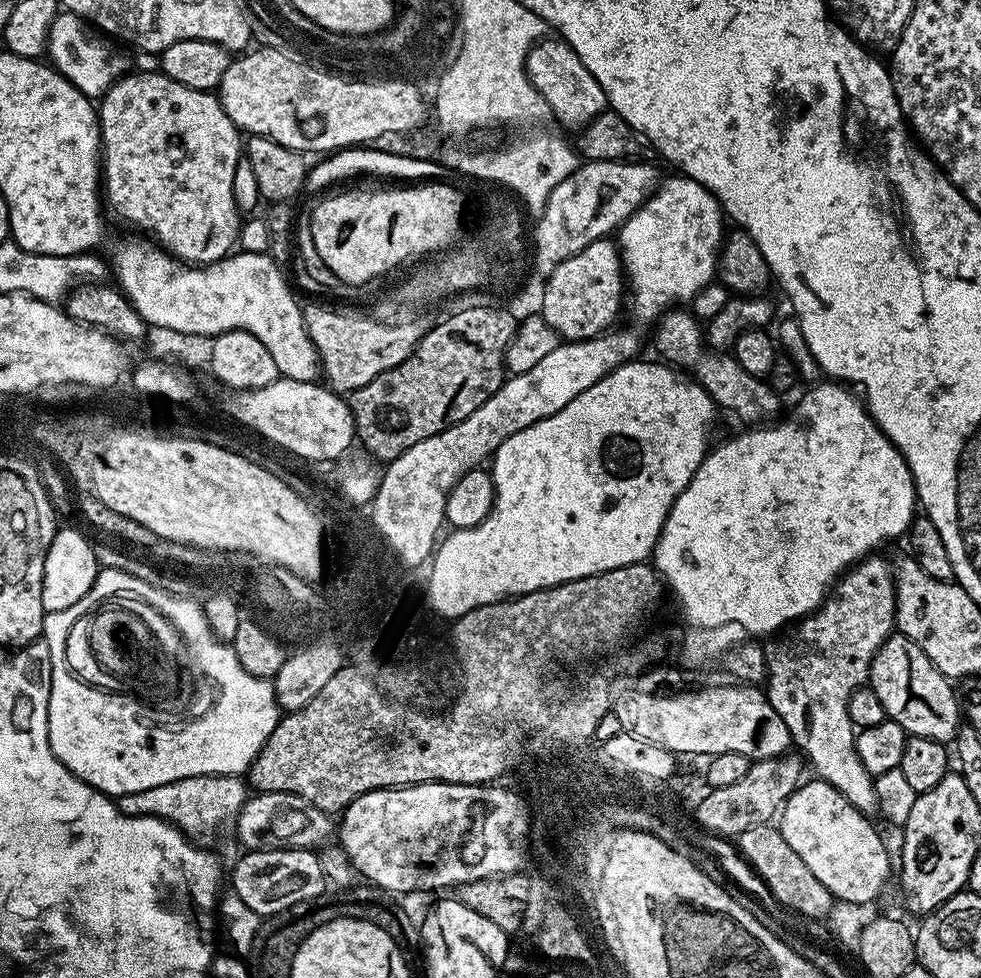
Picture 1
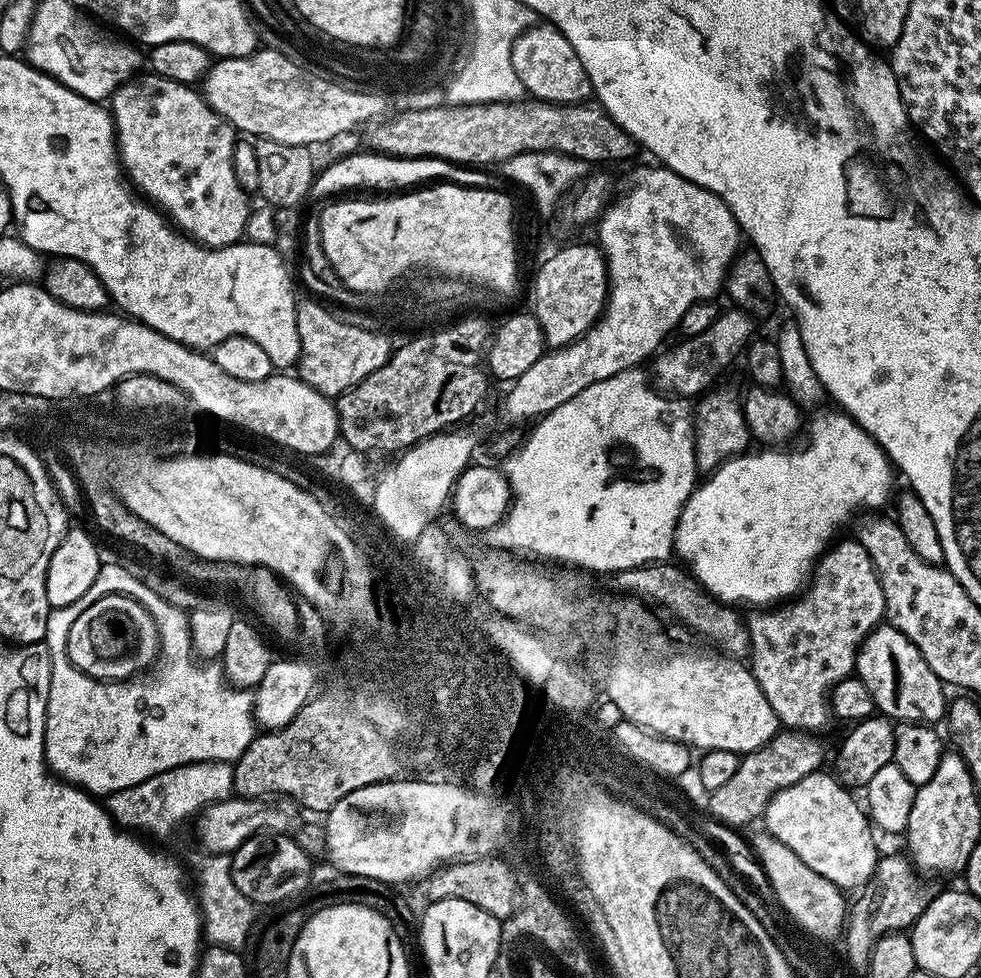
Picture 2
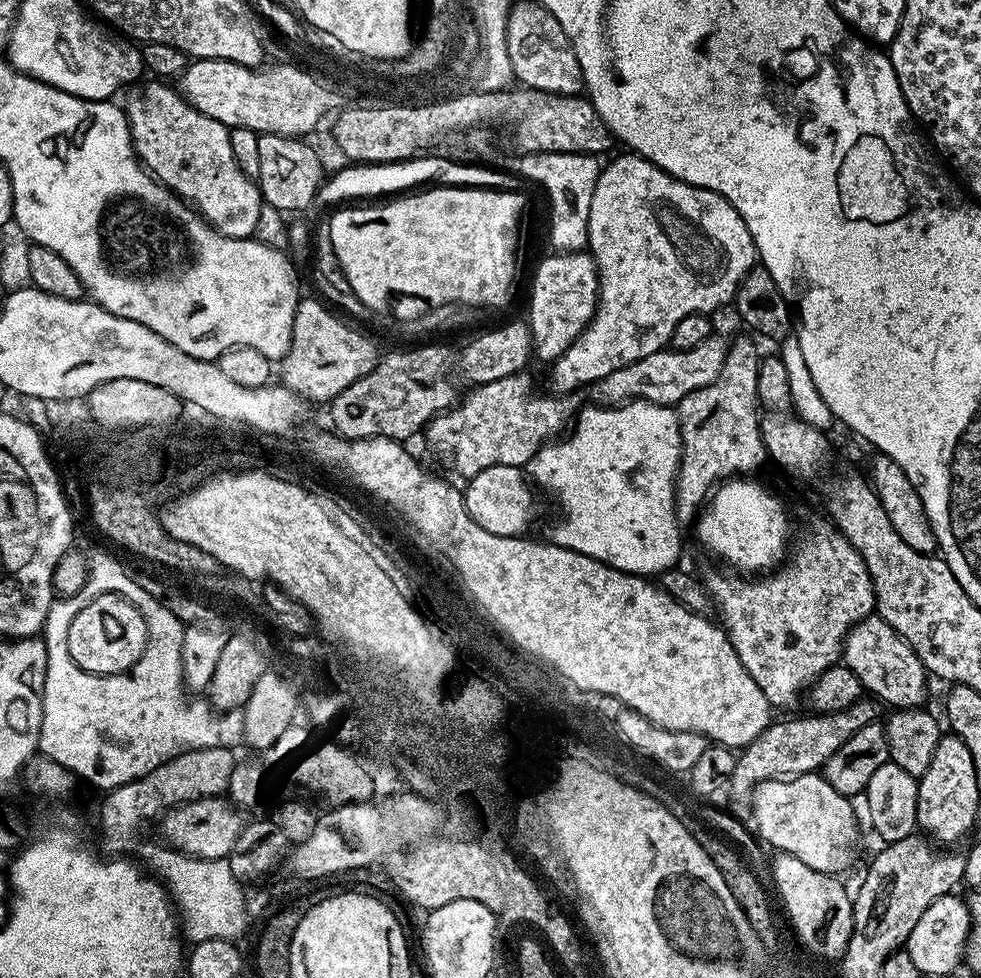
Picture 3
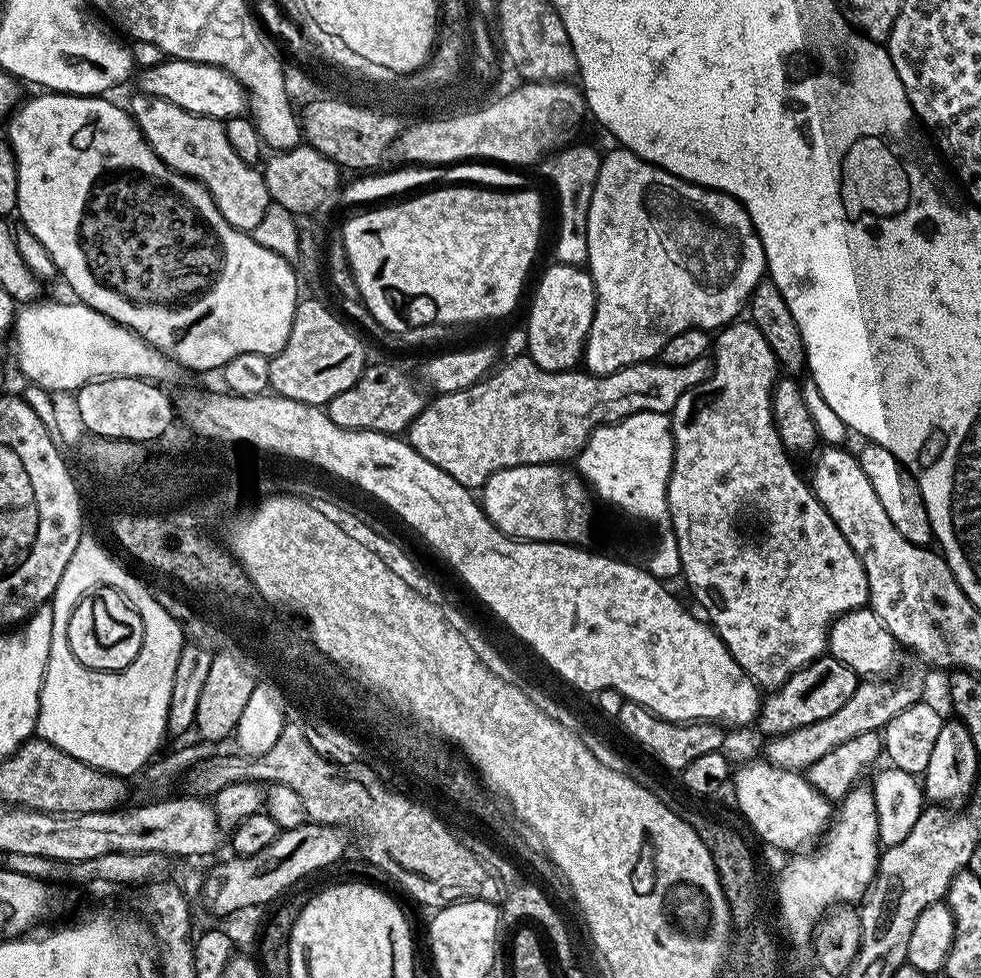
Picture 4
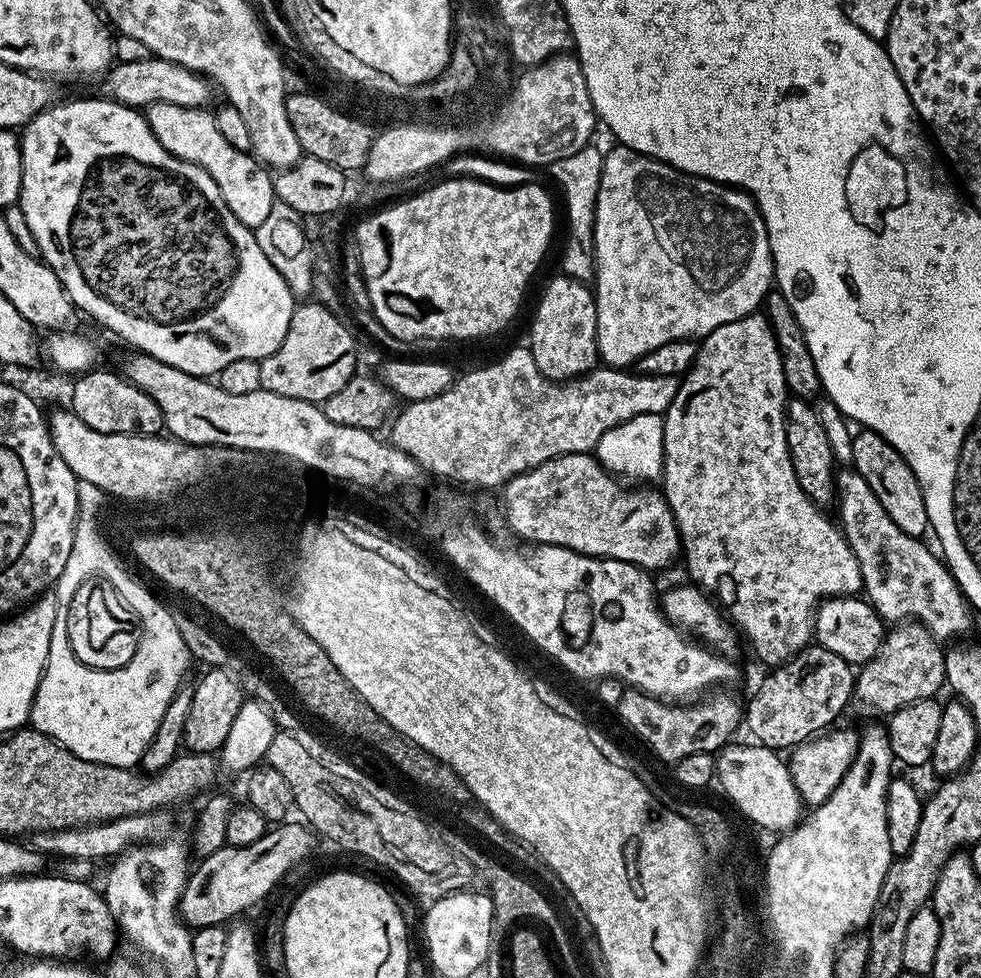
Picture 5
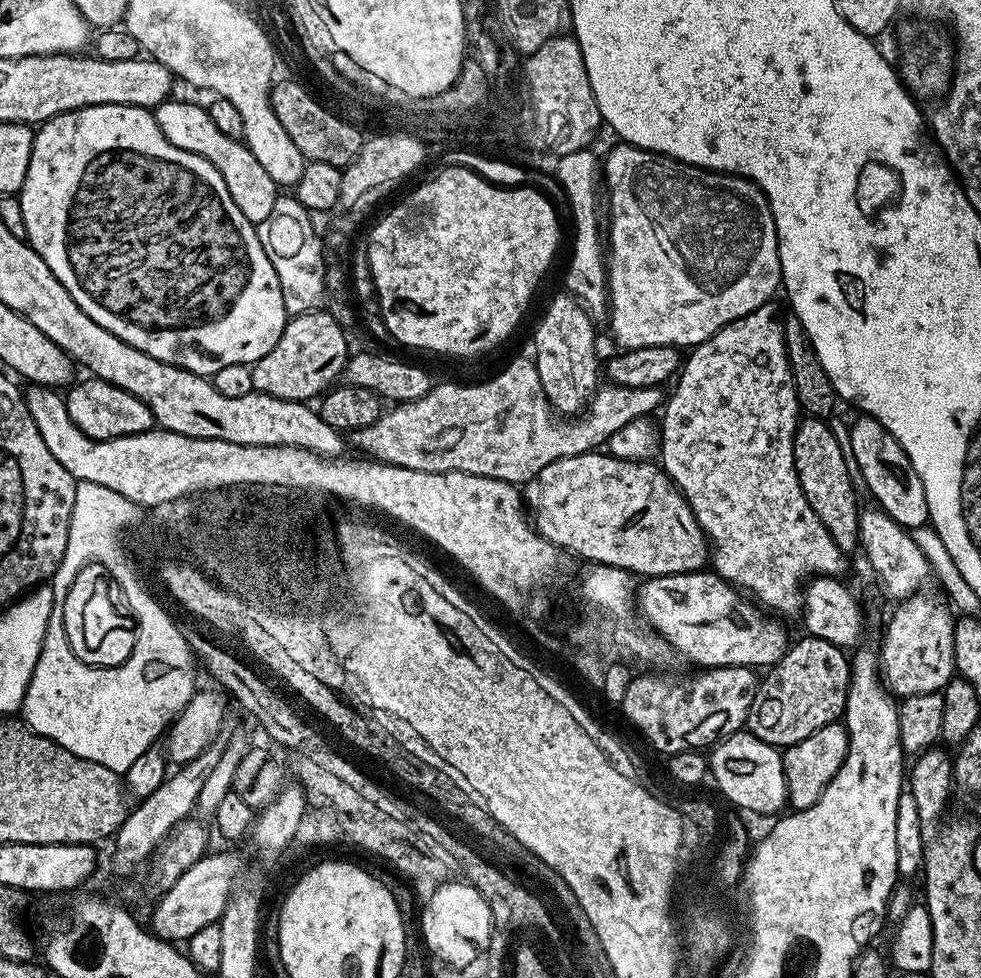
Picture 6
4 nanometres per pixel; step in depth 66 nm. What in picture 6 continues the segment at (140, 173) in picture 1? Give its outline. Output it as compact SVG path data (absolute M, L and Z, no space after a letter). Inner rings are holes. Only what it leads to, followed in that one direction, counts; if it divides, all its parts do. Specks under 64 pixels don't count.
M169 98L163 104L158 105L154 115L162 134L178 150L186 150L190 154L198 154L222 174L222 182L226 182L226 190L230 190L230 198L234 198L234 206L246 214L246 218L254 225L260 224L266 218L270 218L270 210L274 210L274 202L278 195L278 185L272 181L270 174L262 170L258 158L250 154L248 145L243 140L226 138L218 126L214 126L207 107L196 104L187 104L184 100Z

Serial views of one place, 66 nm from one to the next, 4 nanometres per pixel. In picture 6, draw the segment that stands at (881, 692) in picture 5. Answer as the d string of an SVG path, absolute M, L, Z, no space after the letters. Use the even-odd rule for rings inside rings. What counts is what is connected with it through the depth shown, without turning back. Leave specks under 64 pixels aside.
M921 590L895 605L896 613L889 618L884 628L884 641L878 647L885 687L898 698L943 691L956 672L953 609L943 599L935 600L926 593Z

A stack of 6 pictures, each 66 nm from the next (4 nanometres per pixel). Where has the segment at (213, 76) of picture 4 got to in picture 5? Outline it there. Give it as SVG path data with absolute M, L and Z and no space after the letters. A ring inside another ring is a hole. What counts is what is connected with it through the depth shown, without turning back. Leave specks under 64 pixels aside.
M149 58L142 62L117 63L108 69L107 80L107 95L117 104L126 104L129 108L137 110L147 109L150 104L204 108L212 92L214 93L213 85L205 77L192 72L186 66L159 58Z

